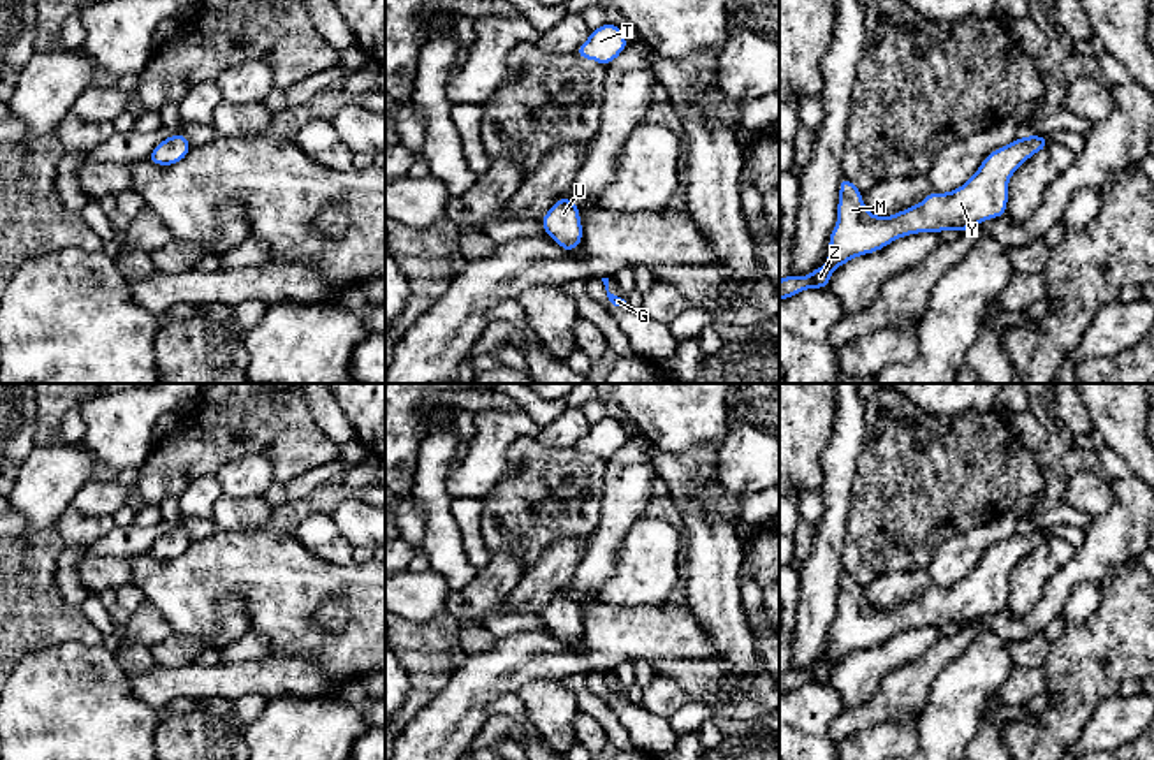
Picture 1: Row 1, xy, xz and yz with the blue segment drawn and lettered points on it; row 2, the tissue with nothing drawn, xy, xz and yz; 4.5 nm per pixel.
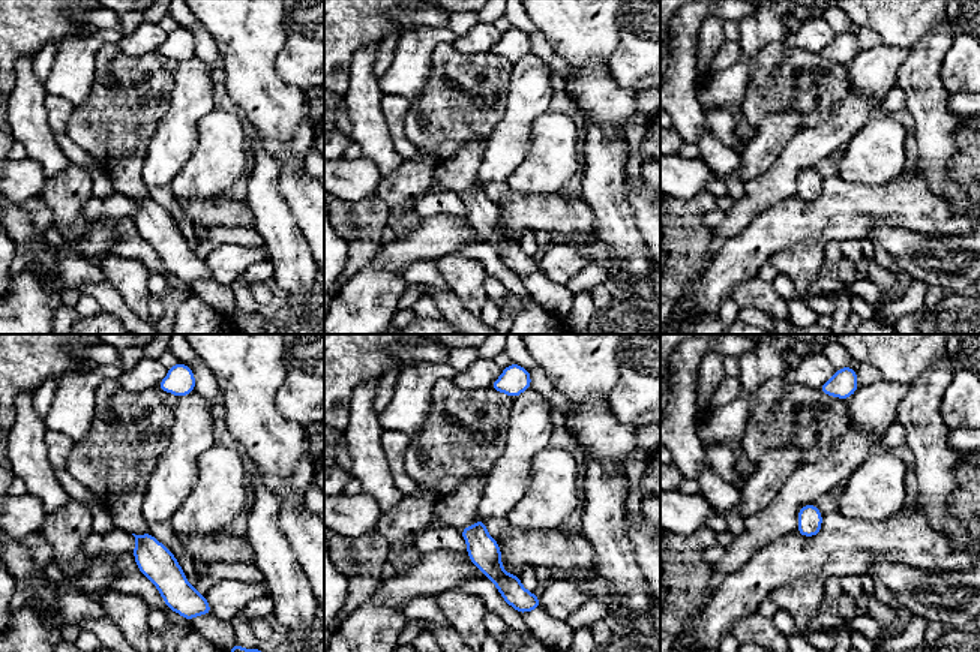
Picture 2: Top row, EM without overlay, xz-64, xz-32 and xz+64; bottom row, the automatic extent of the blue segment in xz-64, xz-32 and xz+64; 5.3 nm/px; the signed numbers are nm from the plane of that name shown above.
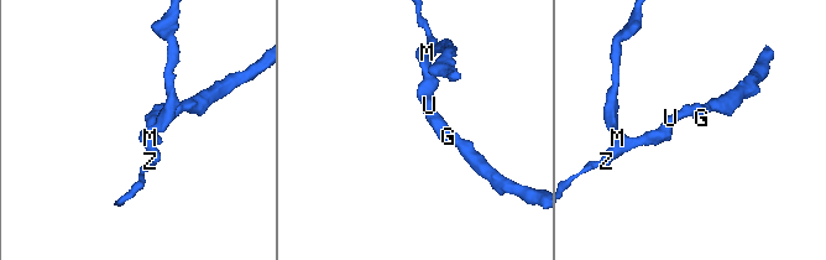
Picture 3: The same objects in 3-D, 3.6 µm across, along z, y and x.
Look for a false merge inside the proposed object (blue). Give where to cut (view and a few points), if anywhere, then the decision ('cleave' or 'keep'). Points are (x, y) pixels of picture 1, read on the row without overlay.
cut none; keep

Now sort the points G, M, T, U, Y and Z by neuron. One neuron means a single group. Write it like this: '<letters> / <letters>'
G M T U Y Z

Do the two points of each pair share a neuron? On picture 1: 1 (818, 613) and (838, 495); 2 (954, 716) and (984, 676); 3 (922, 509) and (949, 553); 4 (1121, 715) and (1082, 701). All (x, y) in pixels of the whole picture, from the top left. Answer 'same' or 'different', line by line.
1: same
2: same
3: different
4: different

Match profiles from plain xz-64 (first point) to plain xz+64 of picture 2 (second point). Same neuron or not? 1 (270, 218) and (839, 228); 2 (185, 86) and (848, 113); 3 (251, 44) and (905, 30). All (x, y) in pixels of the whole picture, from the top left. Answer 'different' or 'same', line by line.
1: different
2: different
3: same

